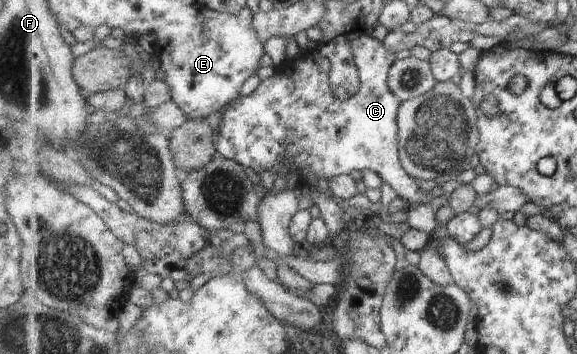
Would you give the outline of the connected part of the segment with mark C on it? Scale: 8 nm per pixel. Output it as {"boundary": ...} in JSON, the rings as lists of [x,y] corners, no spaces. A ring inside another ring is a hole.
{"boundary":[[[369,32],[356,37],[350,43],[350,49],[362,83],[358,94],[346,101],[336,99],[330,87],[331,61],[321,55],[317,48],[310,49],[294,59],[286,59],[271,77],[262,80],[262,85],[254,93],[241,94],[224,111],[215,143],[218,154],[228,160],[238,161],[253,175],[260,169],[265,169],[276,173],[277,177],[283,177],[281,173],[288,171],[287,173],[293,177],[292,182],[289,182],[290,185],[301,182],[305,187],[315,184],[316,178],[319,177],[325,177],[330,181],[337,175],[368,169],[381,175],[382,179],[402,200],[407,201],[410,207],[432,205],[434,201],[440,204],[443,199],[434,199],[430,191],[424,193],[418,189],[420,180],[415,179],[414,175],[410,175],[404,169],[400,159],[398,114],[402,102],[389,87],[390,68],[398,61],[394,51],[388,51],[384,43],[372,38]]]}

